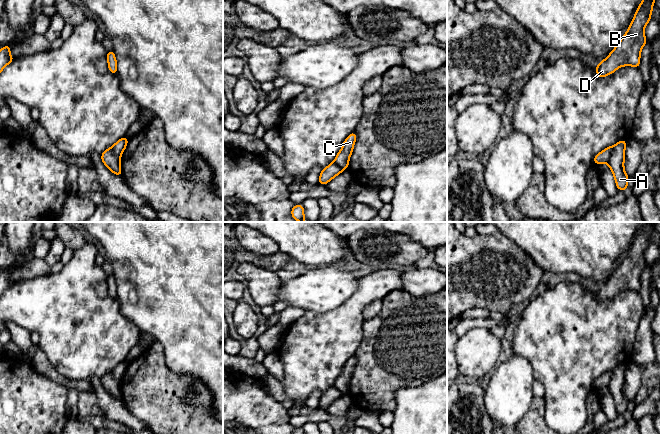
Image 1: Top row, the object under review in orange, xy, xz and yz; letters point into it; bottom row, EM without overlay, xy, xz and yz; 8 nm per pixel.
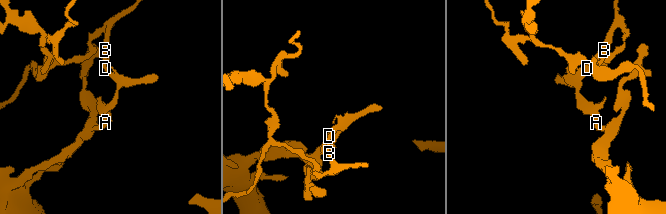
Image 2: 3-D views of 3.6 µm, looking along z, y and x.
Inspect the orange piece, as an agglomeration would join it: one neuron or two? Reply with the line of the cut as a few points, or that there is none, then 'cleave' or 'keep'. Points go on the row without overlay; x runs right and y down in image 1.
cut in yz along (613, 370), (610, 382), (606, 386); cleave

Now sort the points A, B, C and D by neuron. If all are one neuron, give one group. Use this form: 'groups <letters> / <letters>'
groups A / B C D

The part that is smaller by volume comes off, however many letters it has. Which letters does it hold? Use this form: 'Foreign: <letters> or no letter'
Foreign: B, C, D

